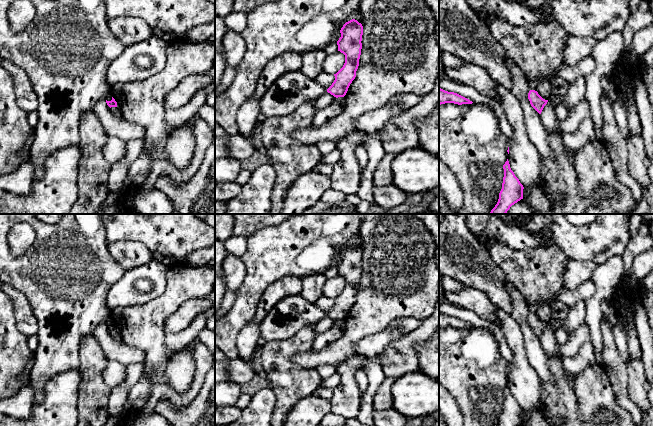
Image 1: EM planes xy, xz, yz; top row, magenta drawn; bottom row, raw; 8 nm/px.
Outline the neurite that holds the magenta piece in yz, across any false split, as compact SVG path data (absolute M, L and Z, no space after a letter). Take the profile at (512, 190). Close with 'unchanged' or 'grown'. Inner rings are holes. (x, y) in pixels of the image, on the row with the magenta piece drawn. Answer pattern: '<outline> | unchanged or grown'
M509 161L503 165L504 177L499 199L490 214L506 214L512 205L523 199L523 185L510 168Z | unchanged

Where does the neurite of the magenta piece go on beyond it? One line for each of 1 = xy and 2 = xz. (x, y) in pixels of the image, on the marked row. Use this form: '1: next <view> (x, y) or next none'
1: next none
2: next none

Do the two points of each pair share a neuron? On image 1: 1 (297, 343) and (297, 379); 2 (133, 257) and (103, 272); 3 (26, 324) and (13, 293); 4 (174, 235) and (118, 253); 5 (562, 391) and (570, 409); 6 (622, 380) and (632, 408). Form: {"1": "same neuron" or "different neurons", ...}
{"1": "same neuron", "2": "different neurons", "3": "same neuron", "4": "different neurons", "5": "same neuron", "6": "same neuron"}

